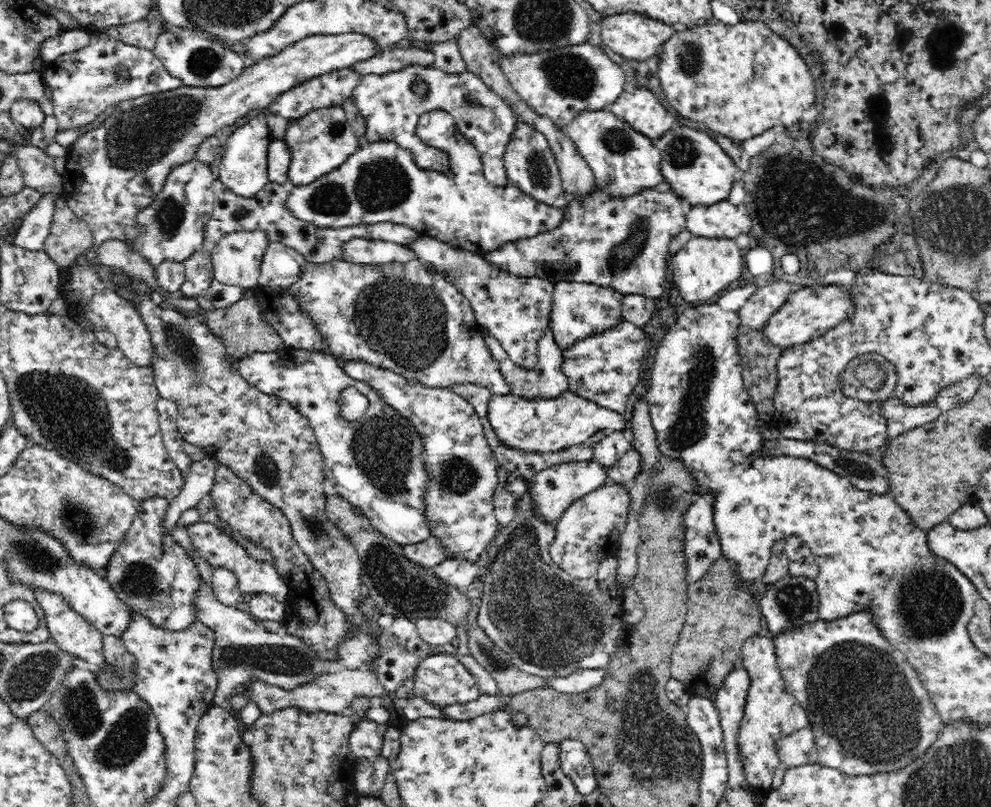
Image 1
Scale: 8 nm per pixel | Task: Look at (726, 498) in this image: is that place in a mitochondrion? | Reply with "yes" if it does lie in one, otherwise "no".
no

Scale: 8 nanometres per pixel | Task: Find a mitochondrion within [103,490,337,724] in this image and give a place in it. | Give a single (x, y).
(283, 661)

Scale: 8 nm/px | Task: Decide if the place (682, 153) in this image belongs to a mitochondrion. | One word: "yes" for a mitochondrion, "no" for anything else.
yes

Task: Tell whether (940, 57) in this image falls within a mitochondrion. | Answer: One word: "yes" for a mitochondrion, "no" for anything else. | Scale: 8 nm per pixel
no

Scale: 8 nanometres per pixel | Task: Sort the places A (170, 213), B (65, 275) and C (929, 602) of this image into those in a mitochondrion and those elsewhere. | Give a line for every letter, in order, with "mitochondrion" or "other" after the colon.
A: mitochondrion
B: other
C: mitochondrion

